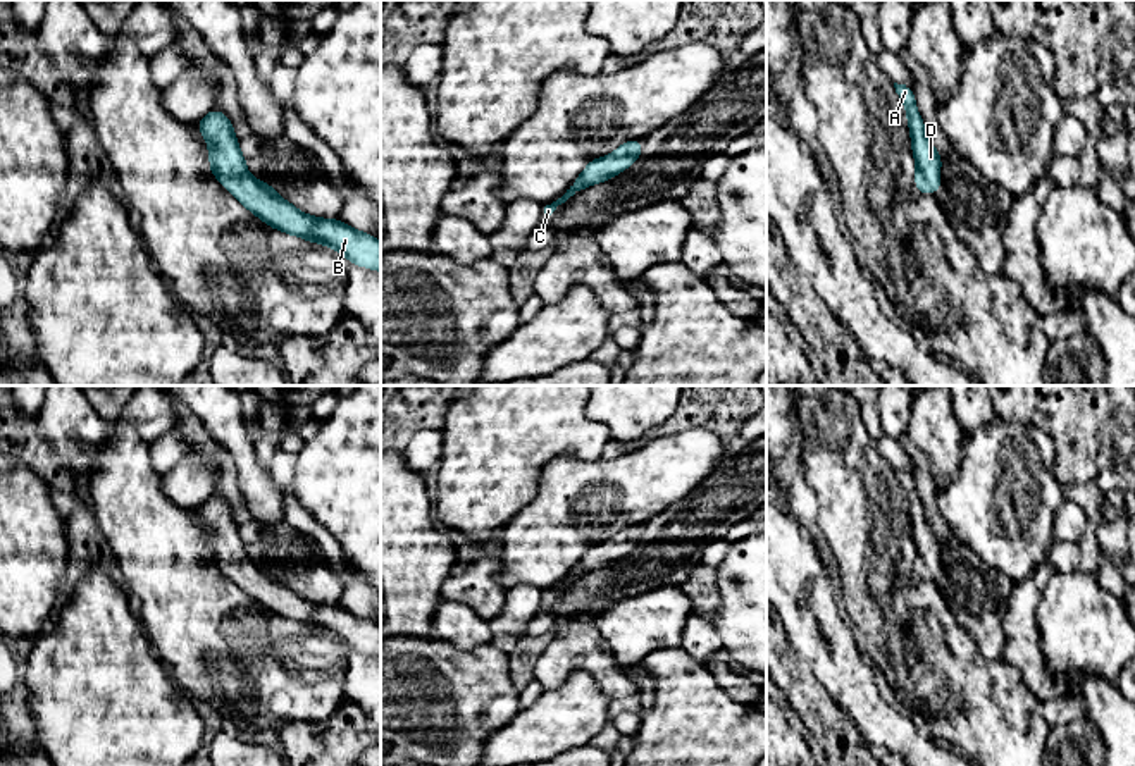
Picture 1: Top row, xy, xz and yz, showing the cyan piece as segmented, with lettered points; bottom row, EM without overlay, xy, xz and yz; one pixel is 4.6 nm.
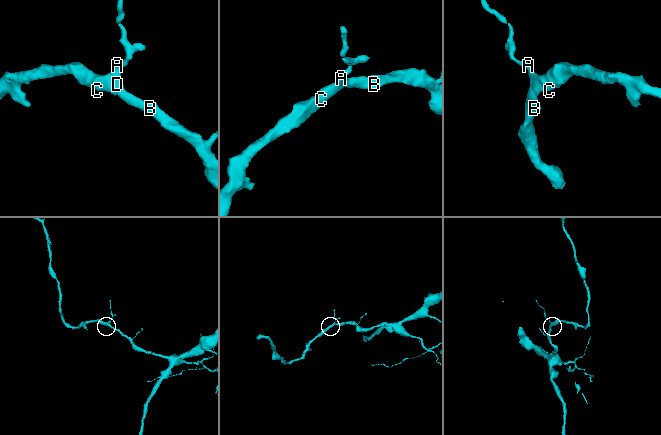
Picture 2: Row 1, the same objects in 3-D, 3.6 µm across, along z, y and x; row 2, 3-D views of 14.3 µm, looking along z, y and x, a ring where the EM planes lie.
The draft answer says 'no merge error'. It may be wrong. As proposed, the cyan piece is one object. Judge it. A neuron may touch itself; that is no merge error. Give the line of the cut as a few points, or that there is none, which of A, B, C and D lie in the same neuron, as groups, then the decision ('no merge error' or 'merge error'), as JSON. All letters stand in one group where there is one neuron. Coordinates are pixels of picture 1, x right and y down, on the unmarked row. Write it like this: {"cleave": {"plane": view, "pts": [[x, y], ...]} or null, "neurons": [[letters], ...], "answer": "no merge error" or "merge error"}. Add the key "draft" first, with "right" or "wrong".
{"draft": "right", "cleave": null, "neurons": [["A", "B", "C", "D"]], "answer": "no merge error"}

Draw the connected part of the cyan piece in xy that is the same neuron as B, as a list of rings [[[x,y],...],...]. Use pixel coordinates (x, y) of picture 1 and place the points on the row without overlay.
[[[212,494],[196,508],[208,528],[210,561],[269,613],[310,628],[320,628],[343,639],[351,651],[381,658],[381,628],[377,623],[357,616],[338,604],[319,604],[300,597],[282,585],[272,571],[255,565],[246,556],[246,544],[239,537],[234,511],[220,496]]]

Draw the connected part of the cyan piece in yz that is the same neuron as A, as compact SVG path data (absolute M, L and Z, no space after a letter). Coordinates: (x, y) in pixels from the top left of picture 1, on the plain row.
M894 468L896 479L906 494L911 534L916 547L915 571L921 580L933 580L940 575L940 549L942 542L930 528L923 504L916 494L916 485L911 472Z

